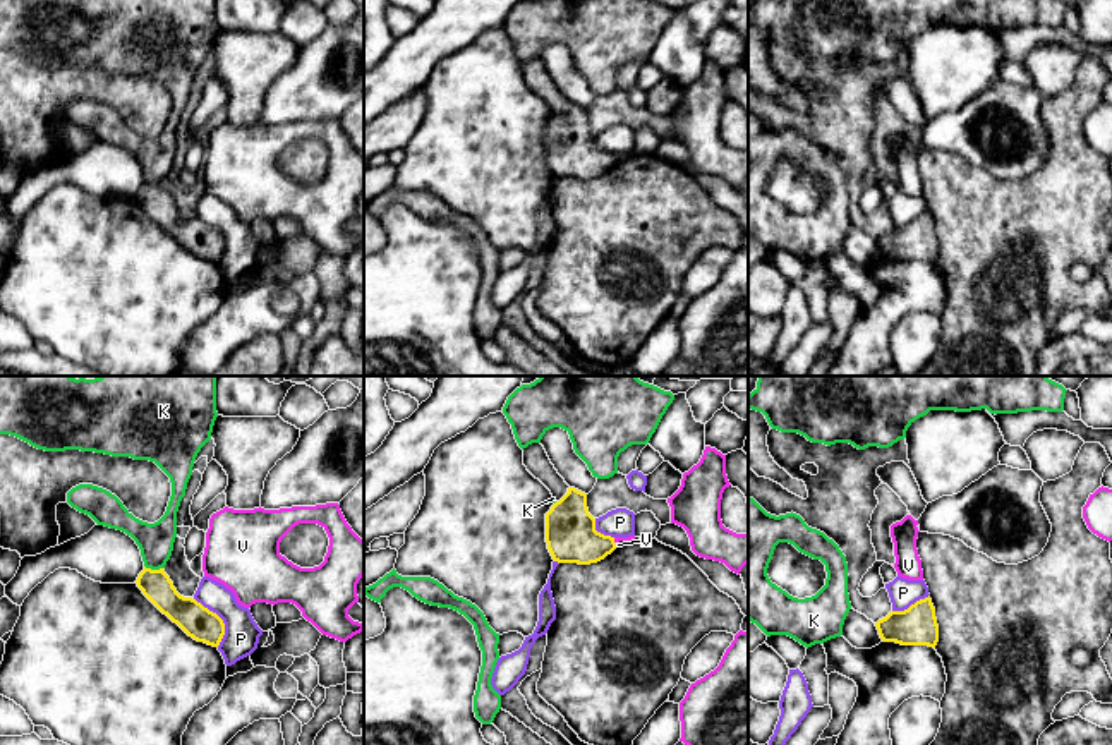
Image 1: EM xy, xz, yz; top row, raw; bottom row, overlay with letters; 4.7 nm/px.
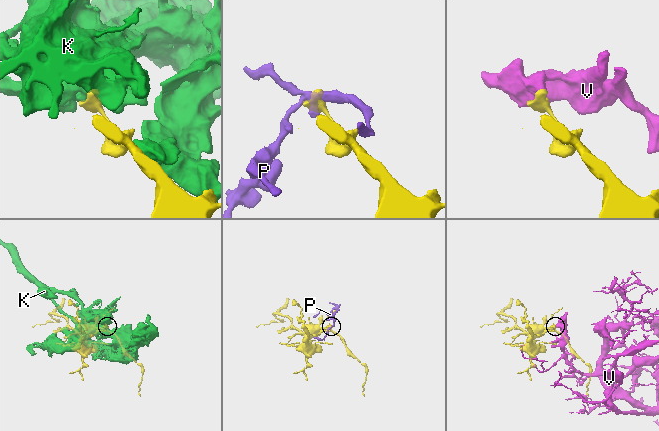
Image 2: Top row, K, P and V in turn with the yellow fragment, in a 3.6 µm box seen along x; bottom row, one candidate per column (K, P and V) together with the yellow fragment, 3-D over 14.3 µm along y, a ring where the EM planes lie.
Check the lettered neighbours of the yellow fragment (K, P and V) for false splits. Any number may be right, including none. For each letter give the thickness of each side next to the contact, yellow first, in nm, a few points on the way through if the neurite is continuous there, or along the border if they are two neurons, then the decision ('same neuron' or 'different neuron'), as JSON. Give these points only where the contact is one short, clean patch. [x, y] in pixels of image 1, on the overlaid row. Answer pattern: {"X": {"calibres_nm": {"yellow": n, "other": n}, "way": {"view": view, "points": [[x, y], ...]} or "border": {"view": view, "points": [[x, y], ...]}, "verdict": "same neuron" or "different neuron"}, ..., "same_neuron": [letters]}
{"K": {"calibres_nm": {"yellow": 140, "other": 160}, "border": {"view": "xy", "points": [[145, 565], [162, 569]]}, "verdict": "different neuron"}, "P": {"calibres_nm": {"yellow": 160, "other": 170}, "verdict": "different neuron"}, "V": {"calibres_nm": {"yellow": 240, "other": 50}, "border": {"view": "xz", "points": [[613, 538], [616, 546]]}, "verdict": "different neuron"}, "same_neuron": []}

